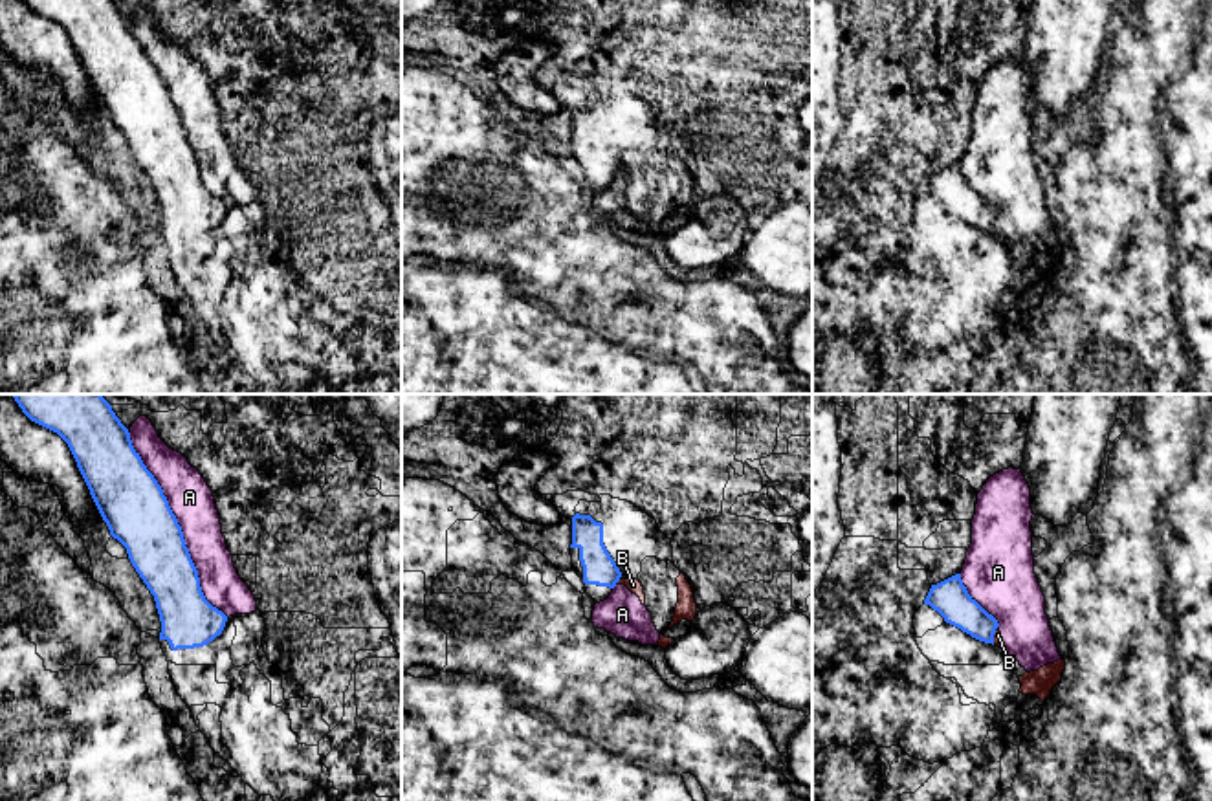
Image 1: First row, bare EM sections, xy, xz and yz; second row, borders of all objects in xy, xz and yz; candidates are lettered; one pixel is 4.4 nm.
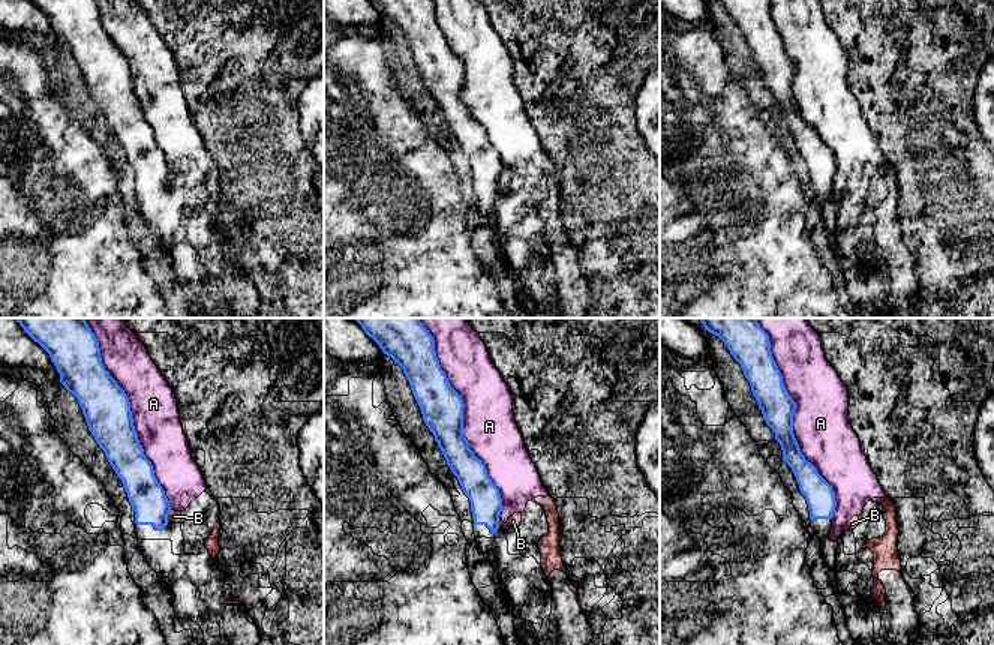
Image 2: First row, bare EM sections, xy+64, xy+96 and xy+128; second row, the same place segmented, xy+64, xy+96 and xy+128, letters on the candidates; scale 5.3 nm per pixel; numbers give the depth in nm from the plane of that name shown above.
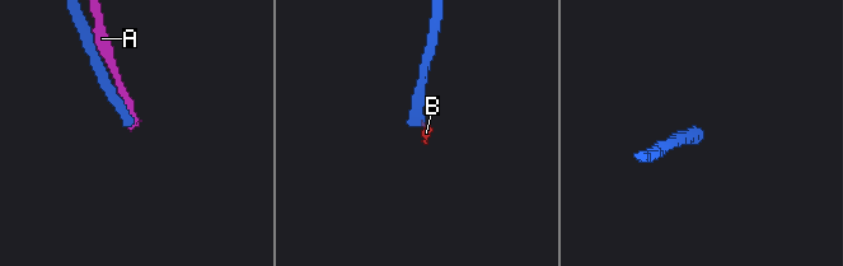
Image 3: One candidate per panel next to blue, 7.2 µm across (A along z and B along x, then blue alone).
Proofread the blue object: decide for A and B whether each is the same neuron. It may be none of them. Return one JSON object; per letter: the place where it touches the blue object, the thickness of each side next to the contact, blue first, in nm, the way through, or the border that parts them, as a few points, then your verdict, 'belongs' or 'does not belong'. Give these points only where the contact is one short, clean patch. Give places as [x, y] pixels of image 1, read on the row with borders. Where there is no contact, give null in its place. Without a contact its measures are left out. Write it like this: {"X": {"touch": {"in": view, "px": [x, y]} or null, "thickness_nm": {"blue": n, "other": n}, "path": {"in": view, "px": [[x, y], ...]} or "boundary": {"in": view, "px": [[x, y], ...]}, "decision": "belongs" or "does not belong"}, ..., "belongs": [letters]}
{"A": {"touch": {"in": "xy", "px": [180, 526]}, "thickness_nm": {"blue": 280, "other": 190}, "decision": "does not belong"}, "B": {"touch": {"in": "xz", "px": [617, 581]}, "thickness_nm": {"blue": 140, "other": 60}, "boundary": {"in": "xz", "px": [[620, 580], [615, 583]]}, "decision": "does not belong"}, "belongs": []}

